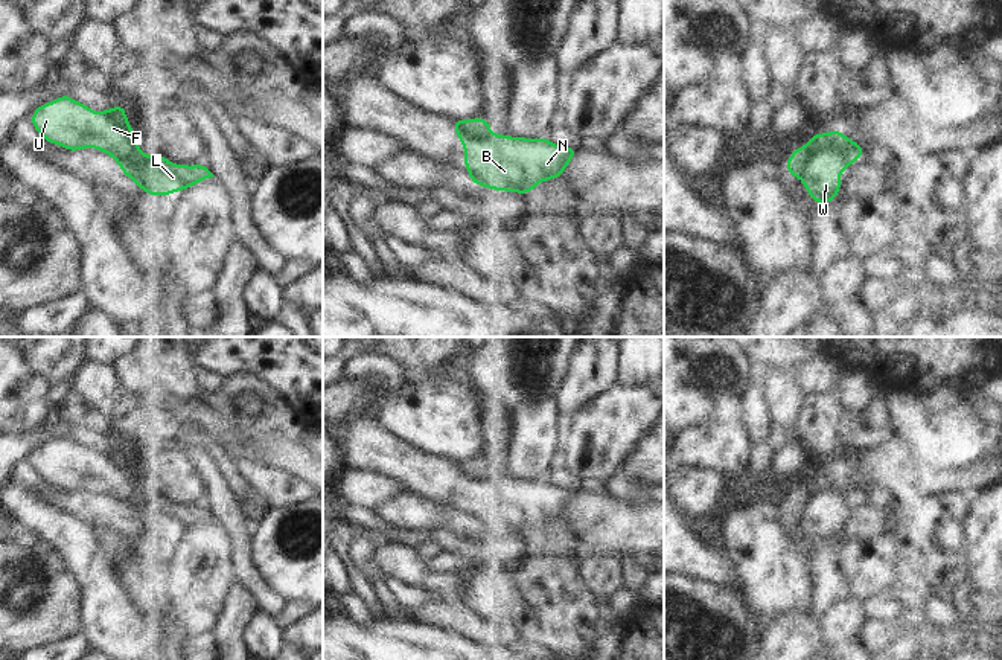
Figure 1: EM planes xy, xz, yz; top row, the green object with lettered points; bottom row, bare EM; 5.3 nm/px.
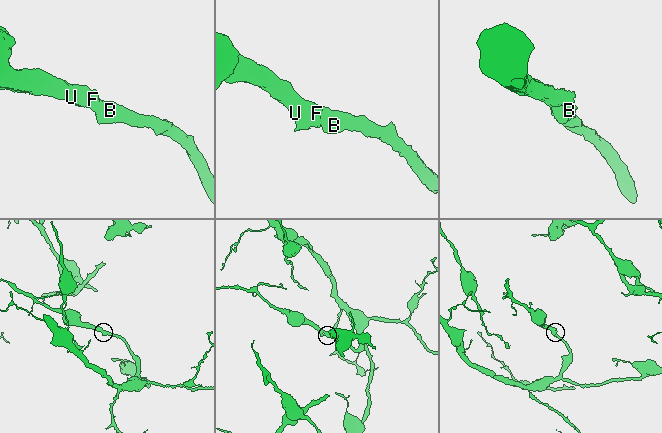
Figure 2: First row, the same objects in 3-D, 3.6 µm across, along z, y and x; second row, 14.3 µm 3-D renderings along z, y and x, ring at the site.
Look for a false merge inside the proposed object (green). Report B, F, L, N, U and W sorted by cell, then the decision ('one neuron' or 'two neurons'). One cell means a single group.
groups B L N W / F U; two neurons

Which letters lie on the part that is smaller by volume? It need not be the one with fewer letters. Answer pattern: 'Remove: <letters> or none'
Remove: F, U

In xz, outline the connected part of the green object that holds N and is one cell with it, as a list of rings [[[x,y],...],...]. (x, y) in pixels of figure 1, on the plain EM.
[[[486,474],[466,489],[463,501],[471,523],[495,532],[530,535],[541,523],[563,515],[577,489],[548,482]]]

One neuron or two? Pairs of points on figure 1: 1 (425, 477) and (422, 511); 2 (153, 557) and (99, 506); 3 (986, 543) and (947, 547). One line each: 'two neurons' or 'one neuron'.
1: two neurons
2: two neurons
3: two neurons

